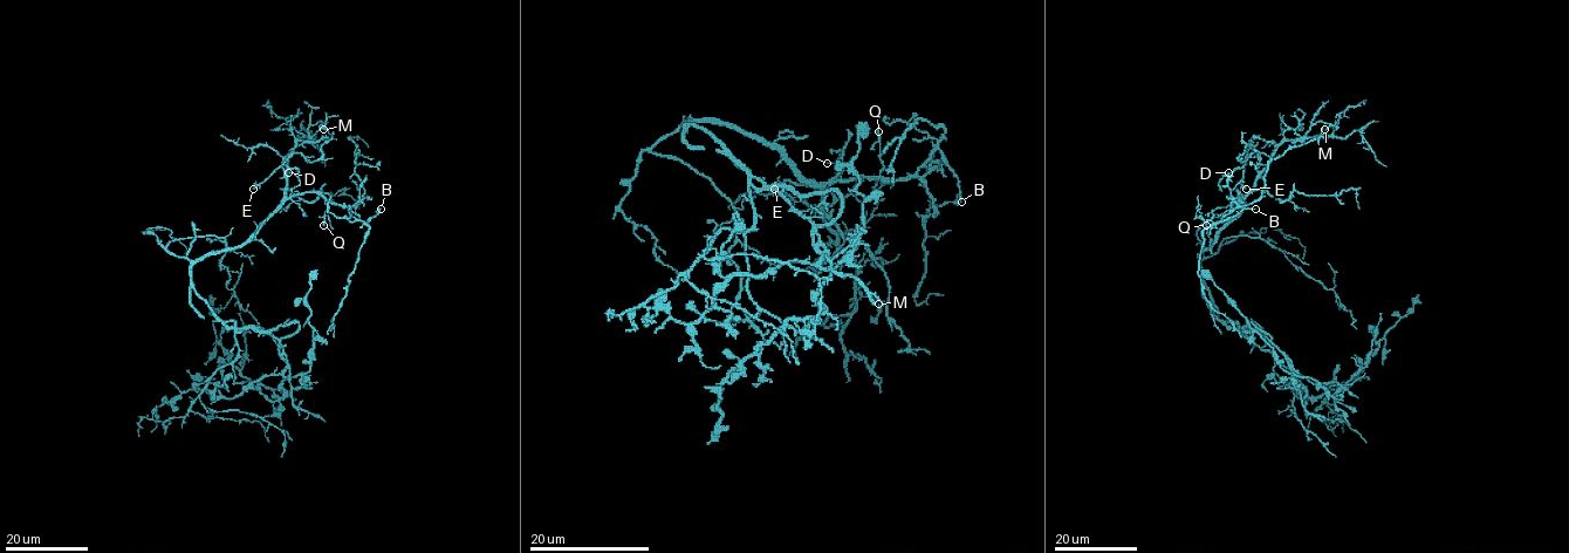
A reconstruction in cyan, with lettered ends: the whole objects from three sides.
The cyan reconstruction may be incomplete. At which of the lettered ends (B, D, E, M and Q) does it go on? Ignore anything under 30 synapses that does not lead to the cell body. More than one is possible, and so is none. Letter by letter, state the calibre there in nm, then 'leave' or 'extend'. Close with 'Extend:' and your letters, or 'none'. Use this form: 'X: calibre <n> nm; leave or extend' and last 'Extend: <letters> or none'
B: calibre 180 nm; leave
D: calibre 110 nm; leave
E: calibre 200 nm; leave
M: calibre 110 nm; leave
Q: calibre 200 nm; leave
Extend: none

